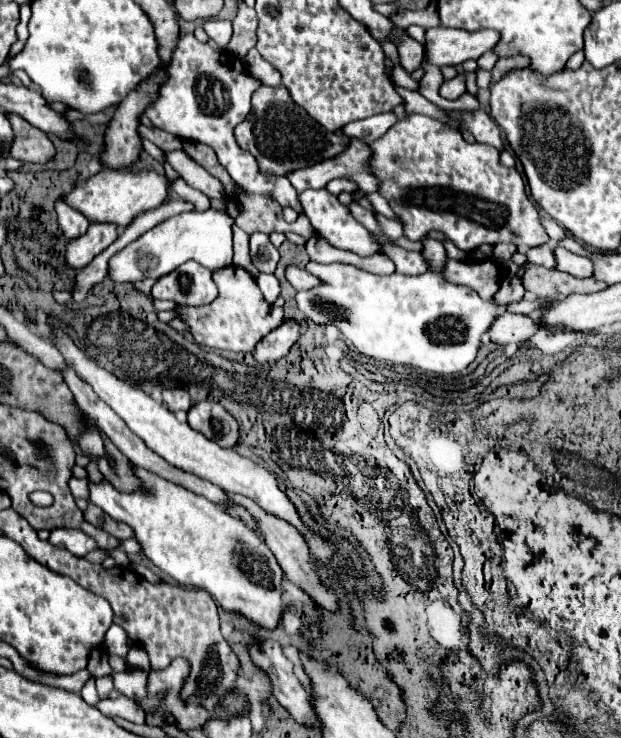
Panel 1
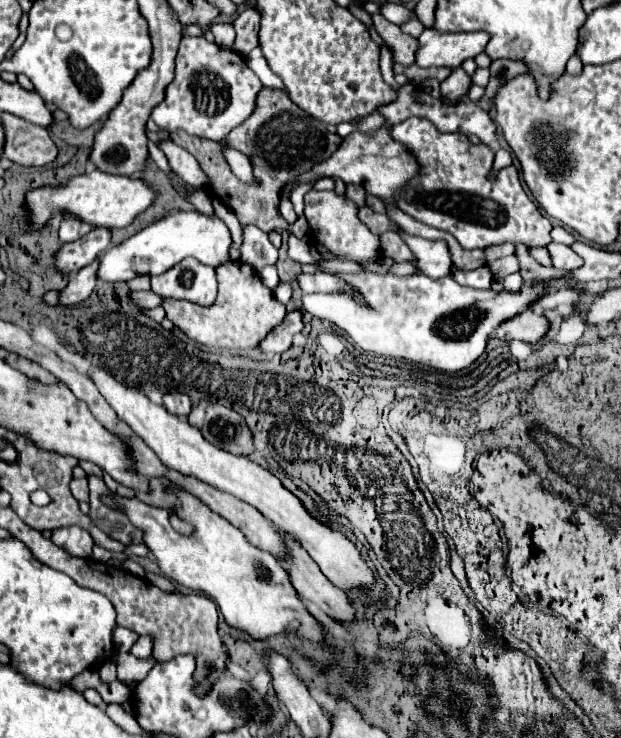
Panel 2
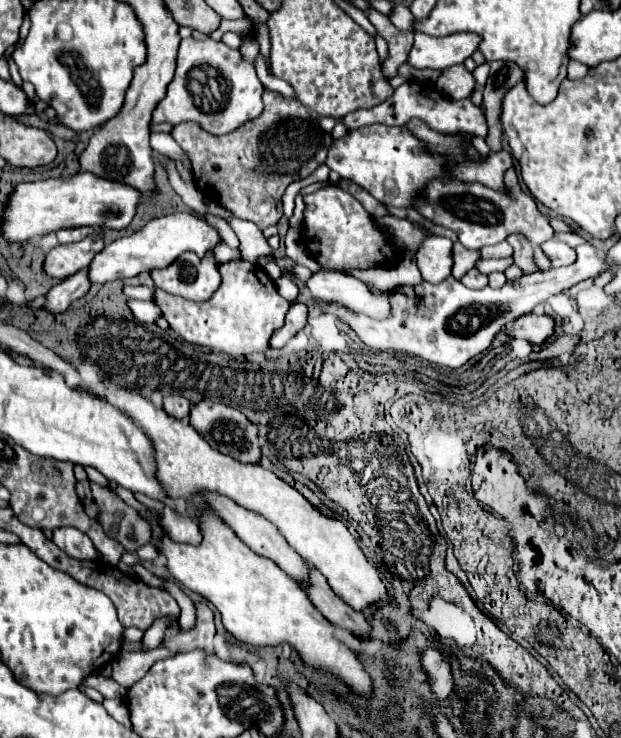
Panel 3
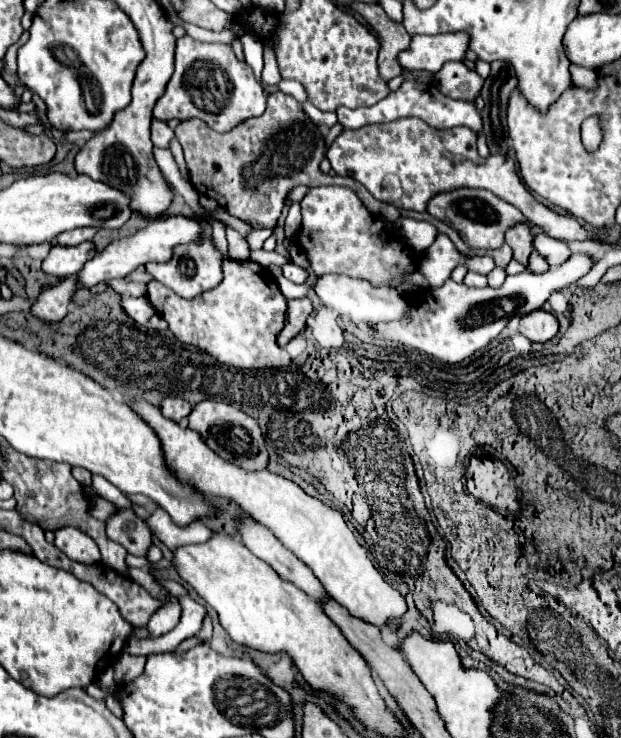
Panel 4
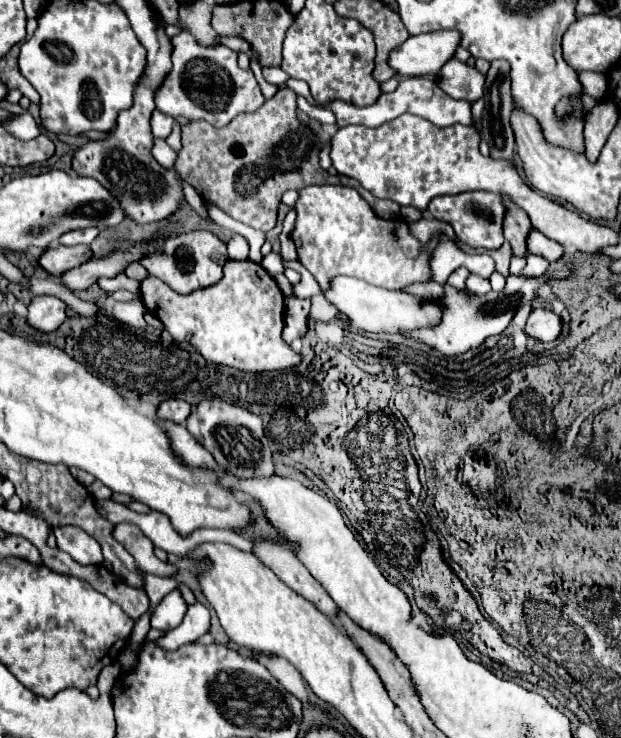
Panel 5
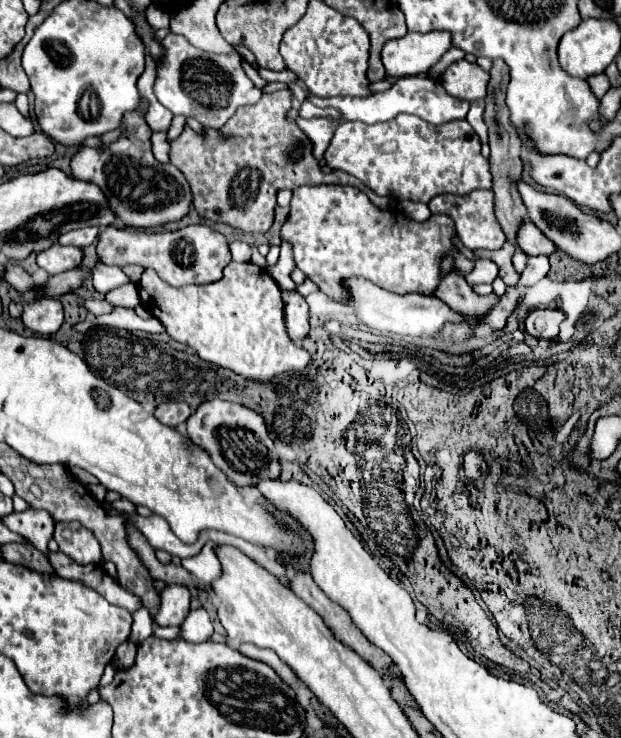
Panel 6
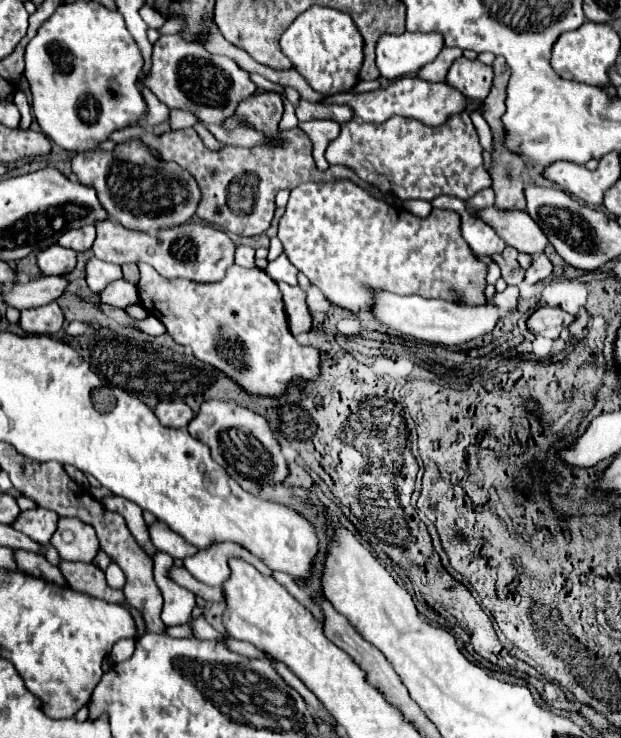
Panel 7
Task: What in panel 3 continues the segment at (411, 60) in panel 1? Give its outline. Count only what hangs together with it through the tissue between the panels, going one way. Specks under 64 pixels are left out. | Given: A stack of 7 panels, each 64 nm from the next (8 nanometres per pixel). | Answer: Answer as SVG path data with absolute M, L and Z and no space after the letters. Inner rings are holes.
M370 10L368 12L368 20L374 24L376 32L388 42L388 58L382 66L382 72L386 78L392 78L396 76L396 70L400 64L404 64L408 60L408 52L412 50L412 44L414 44L414 34L410 32L400 32L392 22L390 18L386 18L384 14L380 14L378 10Z

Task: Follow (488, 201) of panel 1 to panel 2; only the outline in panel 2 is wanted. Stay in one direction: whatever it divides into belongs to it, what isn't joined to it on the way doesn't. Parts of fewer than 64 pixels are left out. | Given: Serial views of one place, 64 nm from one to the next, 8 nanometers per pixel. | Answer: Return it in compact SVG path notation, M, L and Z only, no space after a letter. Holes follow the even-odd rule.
M418 116L408 118L408 120L392 126L390 136L392 136L392 140L396 140L404 148L408 148L408 152L416 158L416 162L420 166L418 174L410 182L406 182L406 186L398 194L398 200L394 202L396 208L400 208L402 212L406 212L408 216L412 216L418 222L424 222L428 226L434 226L434 228L450 232L458 240L458 244L462 248L466 248L466 250L488 248L488 246L504 244L504 242L524 244L526 248L548 246L550 244L552 222L548 218L544 218L540 214L540 210L536 208L536 204L528 198L528 194L524 192L524 188L520 184L516 168L514 166L502 168L496 174L496 178L490 180L492 162L494 162L494 152L492 152L490 146L472 144L460 132L442 134L430 120L418 118Z

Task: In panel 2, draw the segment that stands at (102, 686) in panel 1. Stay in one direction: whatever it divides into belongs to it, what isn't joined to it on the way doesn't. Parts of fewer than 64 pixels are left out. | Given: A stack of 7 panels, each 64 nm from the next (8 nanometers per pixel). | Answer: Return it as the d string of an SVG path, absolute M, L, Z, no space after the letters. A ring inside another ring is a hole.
M105 662L98 670L101 680L105 683L111 683L117 680L116 666L112 662Z

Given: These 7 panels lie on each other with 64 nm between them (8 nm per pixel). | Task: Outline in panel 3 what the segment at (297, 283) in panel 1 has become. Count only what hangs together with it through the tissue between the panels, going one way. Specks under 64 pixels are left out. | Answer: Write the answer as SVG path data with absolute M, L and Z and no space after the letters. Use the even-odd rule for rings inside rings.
M334 270L316 272L306 280L306 286L314 298L344 304L346 308L352 308L354 312L364 312L372 318L388 316L386 294L372 296L372 292L368 292L362 280L352 278L348 274L334 272Z

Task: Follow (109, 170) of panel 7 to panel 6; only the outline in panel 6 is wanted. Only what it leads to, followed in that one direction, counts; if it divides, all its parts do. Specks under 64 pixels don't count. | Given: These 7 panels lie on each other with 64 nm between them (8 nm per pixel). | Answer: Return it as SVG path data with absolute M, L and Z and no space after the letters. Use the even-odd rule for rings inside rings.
M140 98L140 106L132 112L124 114L122 134L116 142L112 142L108 146L100 146L100 148L80 148L72 158L72 176L80 178L80 180L92 180L94 184L98 184L102 188L102 192L108 196L108 200L112 200L112 210L116 212L116 216L124 224L136 226L136 228L156 228L160 224L176 222L188 214L188 206L192 204L192 192L190 192L184 176L178 172L178 168L160 164L152 156L152 150L150 150L152 130L144 120L146 108L148 108L148 102L144 98Z

